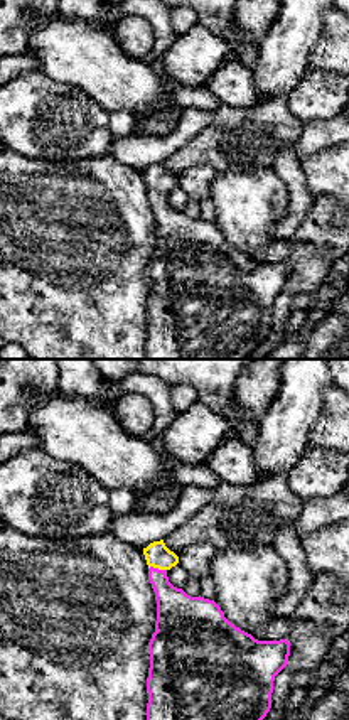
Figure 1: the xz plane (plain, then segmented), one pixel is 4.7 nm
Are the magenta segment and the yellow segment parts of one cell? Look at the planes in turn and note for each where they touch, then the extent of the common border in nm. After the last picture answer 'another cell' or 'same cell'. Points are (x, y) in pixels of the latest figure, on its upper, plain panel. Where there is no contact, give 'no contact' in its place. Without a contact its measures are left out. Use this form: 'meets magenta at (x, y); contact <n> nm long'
meets magenta at (157, 191); contact 90 nm long

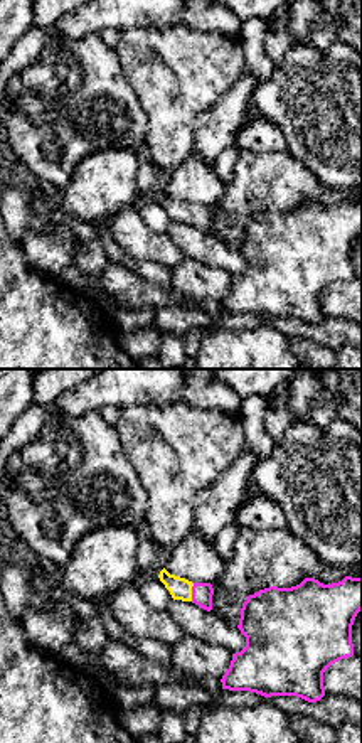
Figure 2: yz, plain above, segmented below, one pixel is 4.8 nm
meets magenta at (192, 214); contact 90 nm long

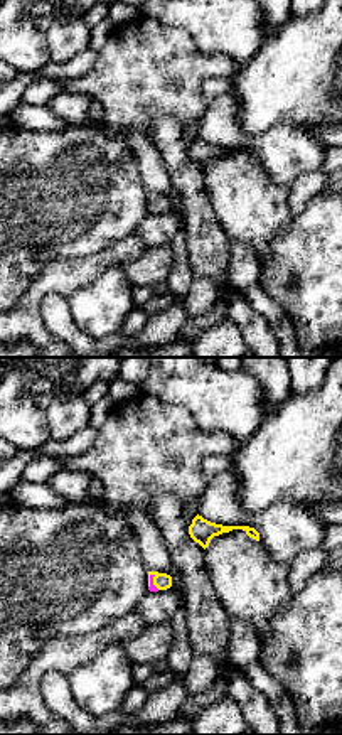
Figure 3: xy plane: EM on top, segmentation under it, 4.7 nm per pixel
meets magenta at (152, 204); contact 90 nm long

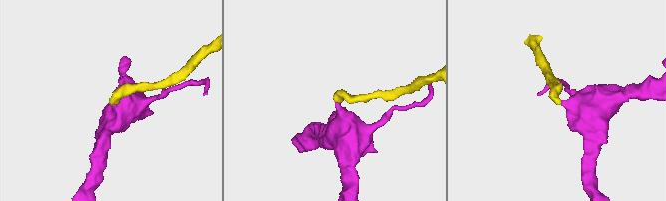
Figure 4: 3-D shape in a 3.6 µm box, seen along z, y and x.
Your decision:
same cell

